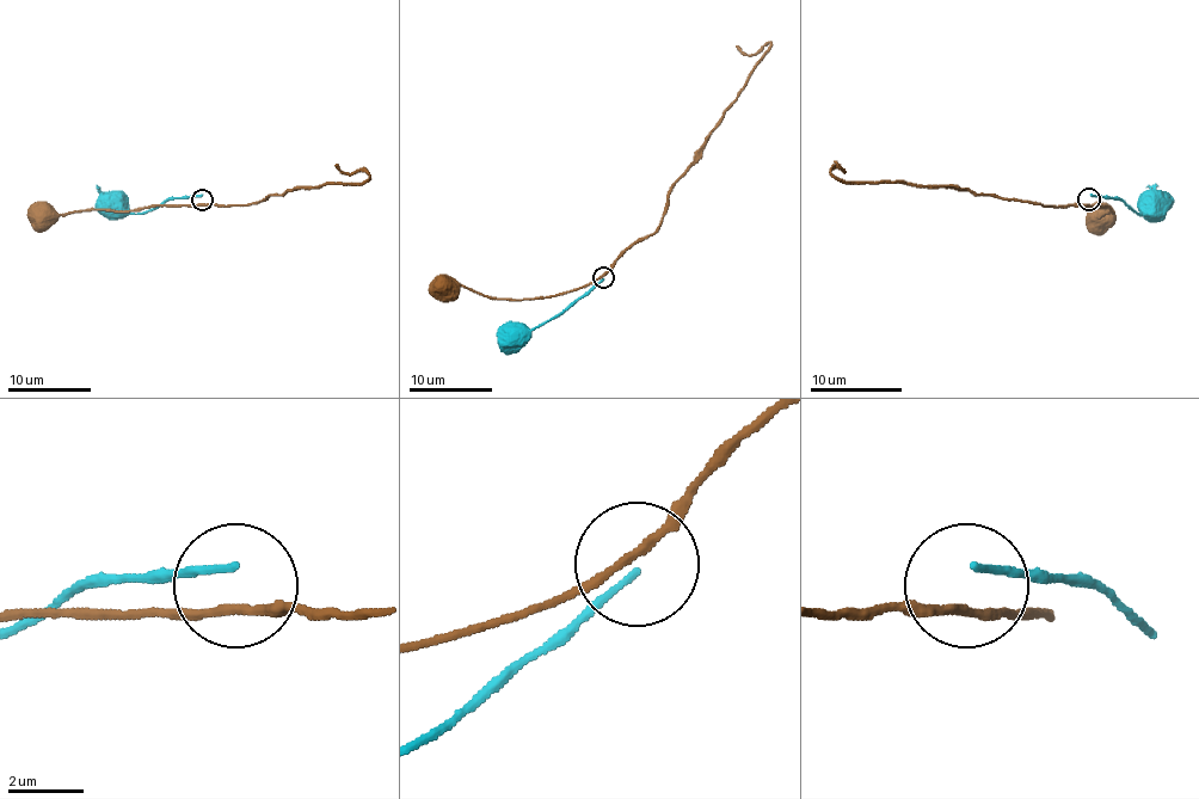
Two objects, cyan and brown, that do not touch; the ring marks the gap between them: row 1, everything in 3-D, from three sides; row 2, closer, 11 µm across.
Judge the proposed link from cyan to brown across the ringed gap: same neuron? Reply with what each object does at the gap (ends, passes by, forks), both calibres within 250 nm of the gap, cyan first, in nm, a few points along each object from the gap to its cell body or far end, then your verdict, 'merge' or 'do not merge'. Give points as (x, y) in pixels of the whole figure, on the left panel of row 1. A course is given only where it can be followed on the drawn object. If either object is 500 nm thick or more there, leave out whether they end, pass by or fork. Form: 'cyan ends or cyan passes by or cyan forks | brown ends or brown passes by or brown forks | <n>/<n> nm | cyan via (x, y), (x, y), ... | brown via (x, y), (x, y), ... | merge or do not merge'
cyan ends | brown passes by | 170/240 nm | cyan via (201, 196), (167, 198), (139, 214), (117, 206) | brown via (201, 204), (47, 213), (43, 216) | do not merge

